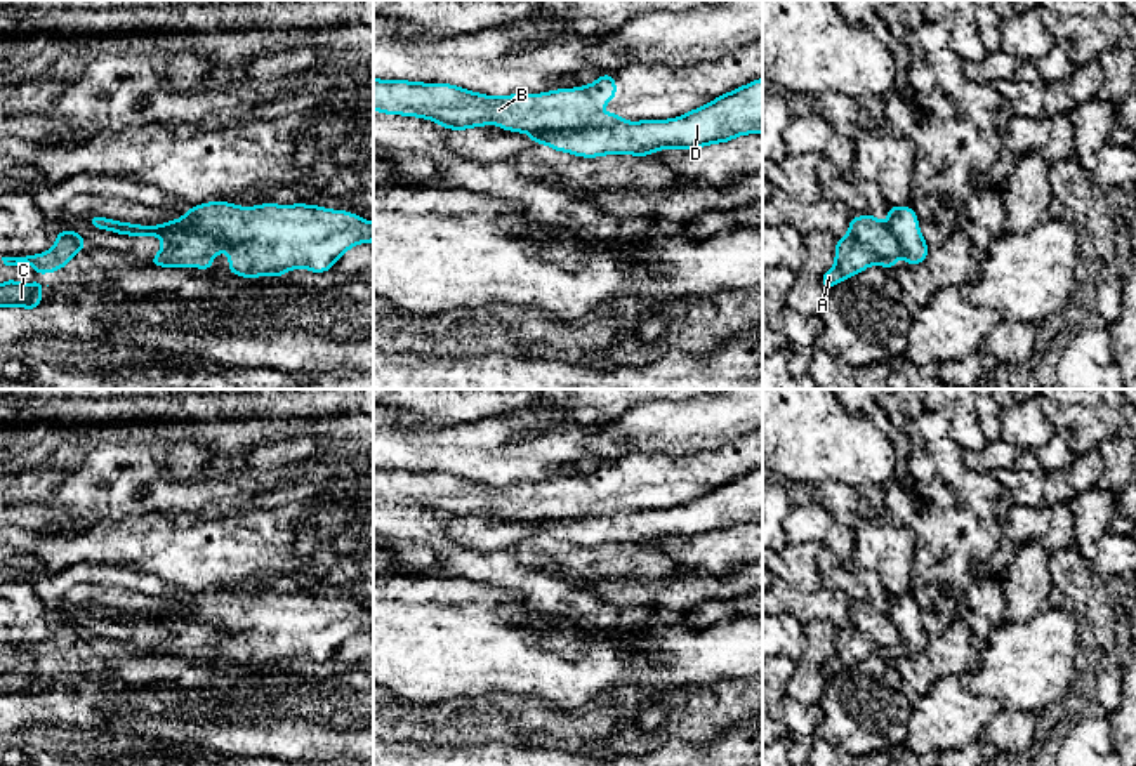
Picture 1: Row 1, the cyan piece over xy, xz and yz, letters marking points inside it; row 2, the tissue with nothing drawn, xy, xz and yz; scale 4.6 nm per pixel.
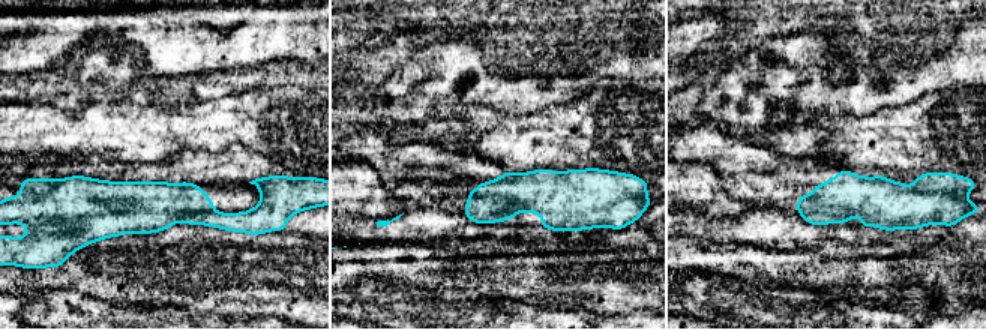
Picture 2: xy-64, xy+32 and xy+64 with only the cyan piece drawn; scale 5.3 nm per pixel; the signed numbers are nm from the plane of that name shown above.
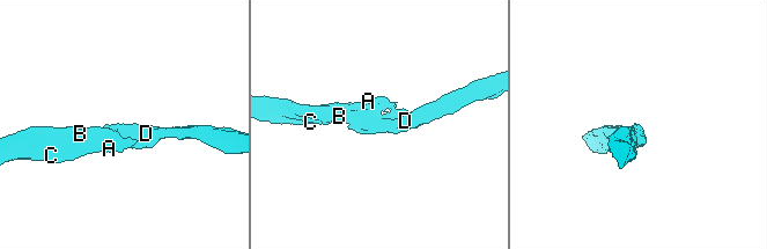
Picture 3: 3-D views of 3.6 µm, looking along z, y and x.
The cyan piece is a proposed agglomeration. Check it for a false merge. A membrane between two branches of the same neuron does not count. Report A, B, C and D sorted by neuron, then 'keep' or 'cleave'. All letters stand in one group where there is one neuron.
A B C / D; cleave

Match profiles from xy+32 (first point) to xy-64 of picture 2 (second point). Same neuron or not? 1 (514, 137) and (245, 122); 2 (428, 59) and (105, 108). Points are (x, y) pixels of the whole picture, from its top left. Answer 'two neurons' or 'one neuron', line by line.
1: one neuron
2: two neurons

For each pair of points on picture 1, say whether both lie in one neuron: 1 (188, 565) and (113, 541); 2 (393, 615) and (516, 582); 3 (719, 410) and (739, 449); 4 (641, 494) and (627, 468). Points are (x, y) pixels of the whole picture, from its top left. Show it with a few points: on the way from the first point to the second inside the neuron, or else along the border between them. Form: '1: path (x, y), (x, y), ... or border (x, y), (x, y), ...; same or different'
1: path (169, 549), (158, 544), (132, 544); same
2: border (455, 577), (511, 591), (530, 610); different
3: border (744, 433), (716, 447), (697, 450); different
4: path (641, 487), (633, 475); same

